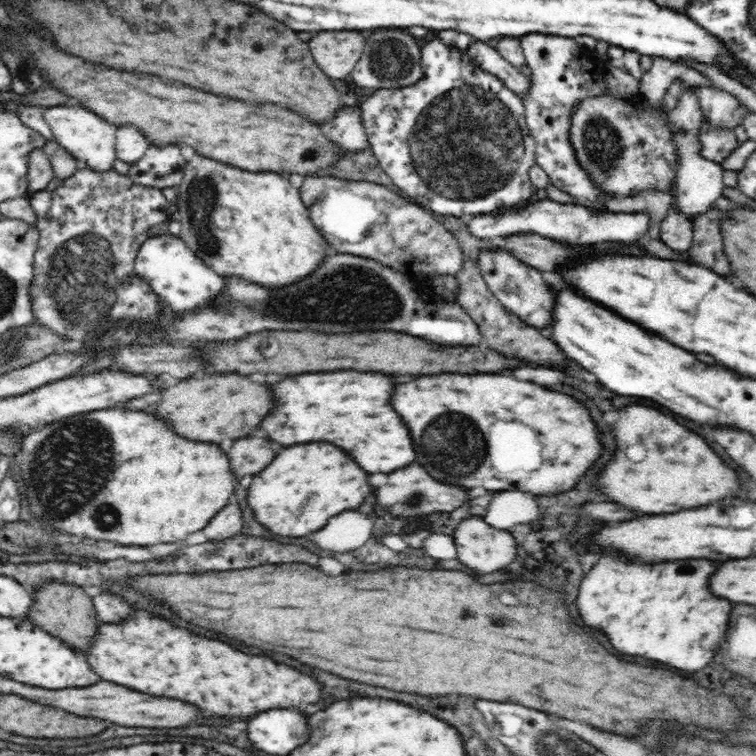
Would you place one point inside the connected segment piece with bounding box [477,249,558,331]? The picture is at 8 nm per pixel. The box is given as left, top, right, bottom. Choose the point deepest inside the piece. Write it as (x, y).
(519, 287)

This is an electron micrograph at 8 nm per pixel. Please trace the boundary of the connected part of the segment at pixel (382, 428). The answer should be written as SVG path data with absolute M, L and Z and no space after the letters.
M326 372L326 374L298 374L286 376L270 384L276 408L268 414L260 428L266 430L268 438L284 446L304 444L304 442L332 442L334 446L346 450L350 458L360 464L366 472L392 472L414 462L414 448L410 446L410 434L406 434L404 422L392 410L388 398L392 394L394 382L382 374L362 374L362 372Z

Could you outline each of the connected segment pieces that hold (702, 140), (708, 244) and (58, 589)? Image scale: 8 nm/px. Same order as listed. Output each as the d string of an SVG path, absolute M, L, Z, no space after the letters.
M704 119L699 125L699 154L719 165L739 147L732 127L722 127Z
M716 207L693 217L693 239L687 255L695 265L708 267L718 274L730 274L732 270L722 240L722 220L724 211Z
M52 582L52 584L42 584L38 586L40 588L36 592L36 598L34 598L34 606L30 610L30 616L34 616L34 620L30 622L36 622L36 626L54 634L54 636L60 636L64 642L68 642L74 650L78 652L86 652L88 646L92 644L92 636L96 636L98 632L98 618L96 618L96 612L92 608L92 598L78 586L70 586L70 584L60 584L60 582Z

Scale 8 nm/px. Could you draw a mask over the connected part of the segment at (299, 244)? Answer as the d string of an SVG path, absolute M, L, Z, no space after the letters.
M194 154L186 162L177 205L180 213L179 236L208 268L226 280L242 280L264 289L282 289L312 274L325 259L328 241L310 218L301 191L277 172L248 172L236 166Z

